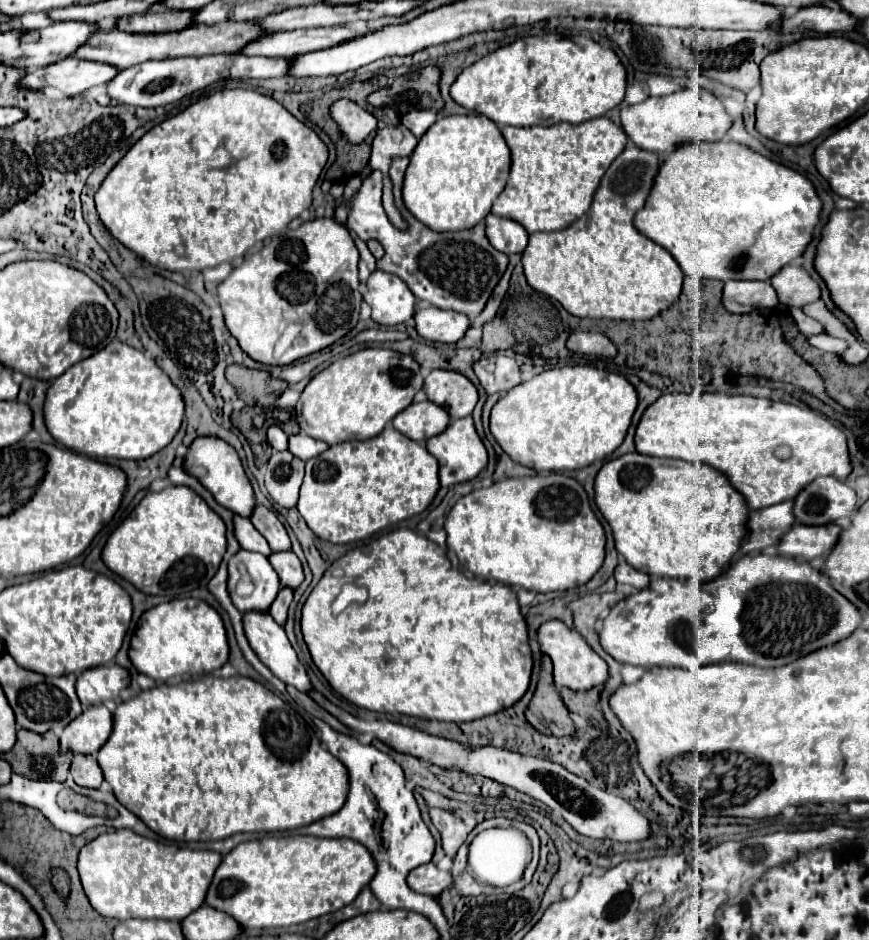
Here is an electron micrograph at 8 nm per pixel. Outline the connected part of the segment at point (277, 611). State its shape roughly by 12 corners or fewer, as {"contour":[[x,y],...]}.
{"contour":[[282,588],[274,604],[272,616],[280,626],[286,624],[292,590]]}

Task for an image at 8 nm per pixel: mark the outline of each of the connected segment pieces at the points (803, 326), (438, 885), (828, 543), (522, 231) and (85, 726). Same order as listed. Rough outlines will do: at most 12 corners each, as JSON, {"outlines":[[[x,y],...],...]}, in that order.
{"outlines":[[[790,308],[802,334],[826,334],[822,324],[800,308]],[[432,862],[408,874],[408,886],[420,894],[440,896],[452,874]],[[794,524],[778,554],[810,562],[830,554],[842,526]],[[486,216],[486,236],[504,254],[524,252],[528,232],[510,218]],[[88,706],[60,736],[74,755],[94,756],[112,732],[112,712]]]}

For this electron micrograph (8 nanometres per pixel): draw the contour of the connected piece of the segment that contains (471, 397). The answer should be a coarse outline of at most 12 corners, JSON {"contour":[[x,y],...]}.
{"contour":[[452,370],[424,380],[430,402],[452,420],[472,414],[476,386]]}

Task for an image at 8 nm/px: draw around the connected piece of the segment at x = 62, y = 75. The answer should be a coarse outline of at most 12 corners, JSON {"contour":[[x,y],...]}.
{"contour":[[66,58],[30,70],[22,84],[66,96],[104,86],[120,70]]}

